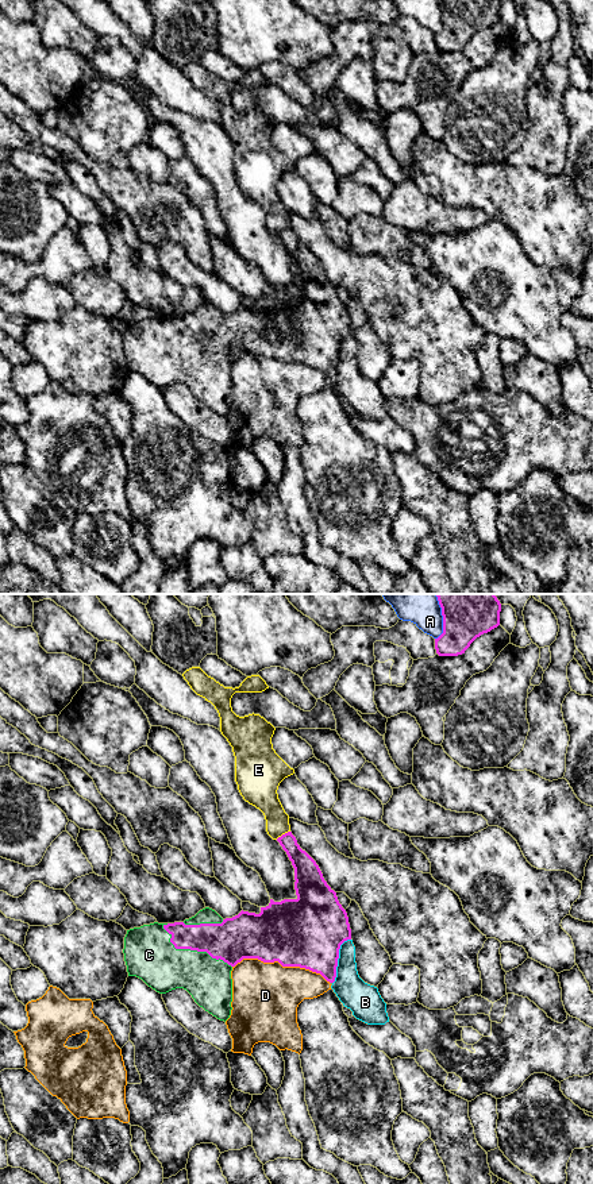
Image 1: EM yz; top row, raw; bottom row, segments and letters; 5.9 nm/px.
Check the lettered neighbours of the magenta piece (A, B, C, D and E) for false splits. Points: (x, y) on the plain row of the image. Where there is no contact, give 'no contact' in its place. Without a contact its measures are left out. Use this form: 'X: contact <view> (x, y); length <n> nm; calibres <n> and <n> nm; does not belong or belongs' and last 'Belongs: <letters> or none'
A: contact yz (443, 18); length 220 nm; calibres 240 and 160 nm; does not belong
B: contact yz (337, 355); length 300 nm; calibres 420 and 190 nm; does not belong
C: contact yz (192, 344); length 480 nm; calibres 260 and 280 nm; belongs
D: contact yz (281, 359); length 600 nm; calibres 420 and 400 nm; does not belong
E: contact yz (282, 230); length 100 nm; calibres 140 and 150 nm; does not belong
Belongs: C

